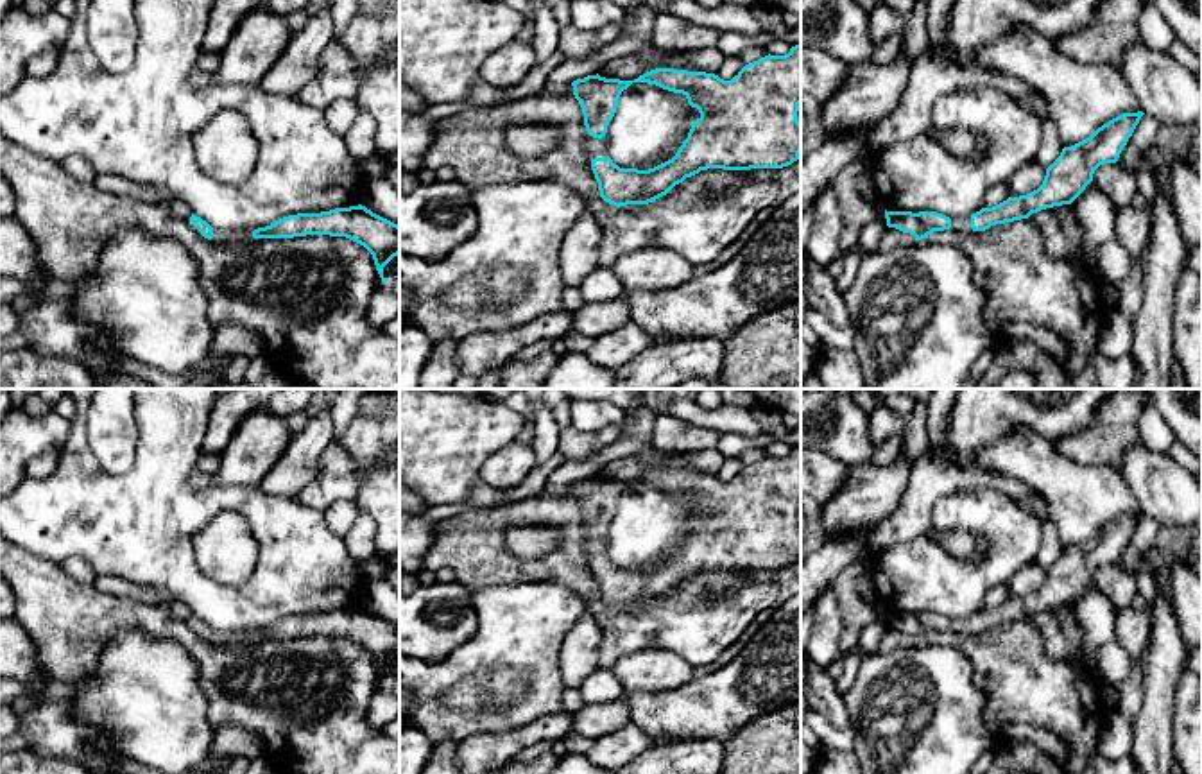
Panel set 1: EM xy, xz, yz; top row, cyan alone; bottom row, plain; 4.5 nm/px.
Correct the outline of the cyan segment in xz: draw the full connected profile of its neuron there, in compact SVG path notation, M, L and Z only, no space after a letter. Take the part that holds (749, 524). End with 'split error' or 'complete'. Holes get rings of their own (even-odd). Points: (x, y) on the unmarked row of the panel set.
M801 446L792 448L785 457L768 455L745 466L731 482L706 473L656 469L634 482L605 480L597 475L577 480L571 487L575 500L580 503L584 527L589 536L588 557L600 598L618 609L648 606L700 572L783 570L797 563L801 555L801 523L797 521L801 507ZM632 484L648 484L683 494L688 505L700 514L677 555L648 572L620 570L602 545L607 527L616 514L618 500Z | split error

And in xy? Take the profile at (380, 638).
M362 606L321 615L288 616L270 627L245 632L244 636L213 631L206 622L193 615L185 622L199 638L217 645L253 640L294 640L306 636L346 638L364 647L373 656L382 684L387 683L383 668L399 656L399 627L373 615Z | split error

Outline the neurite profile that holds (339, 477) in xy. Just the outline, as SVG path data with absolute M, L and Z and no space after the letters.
M331 443L319 457L319 469L297 496L297 502L324 512L339 500L355 500L365 468L360 466L339 443Z

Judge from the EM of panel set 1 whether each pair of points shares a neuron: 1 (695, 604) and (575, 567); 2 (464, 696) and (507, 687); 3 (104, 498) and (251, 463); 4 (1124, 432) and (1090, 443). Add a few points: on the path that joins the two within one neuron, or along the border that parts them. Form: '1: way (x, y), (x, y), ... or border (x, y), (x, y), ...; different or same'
1: way (661, 620), (613, 620), (593, 601); same
2: way (475, 688), (497, 687); same
3: border (217, 481), (257, 488); different
4: way (1115, 432), (1098, 443); same

